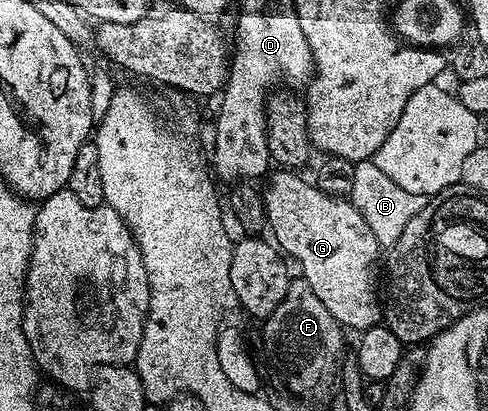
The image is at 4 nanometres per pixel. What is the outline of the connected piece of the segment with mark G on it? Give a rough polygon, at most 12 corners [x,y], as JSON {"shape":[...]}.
{"shape":[[293,170],[268,231],[345,330],[383,320],[379,245],[352,199]]}

